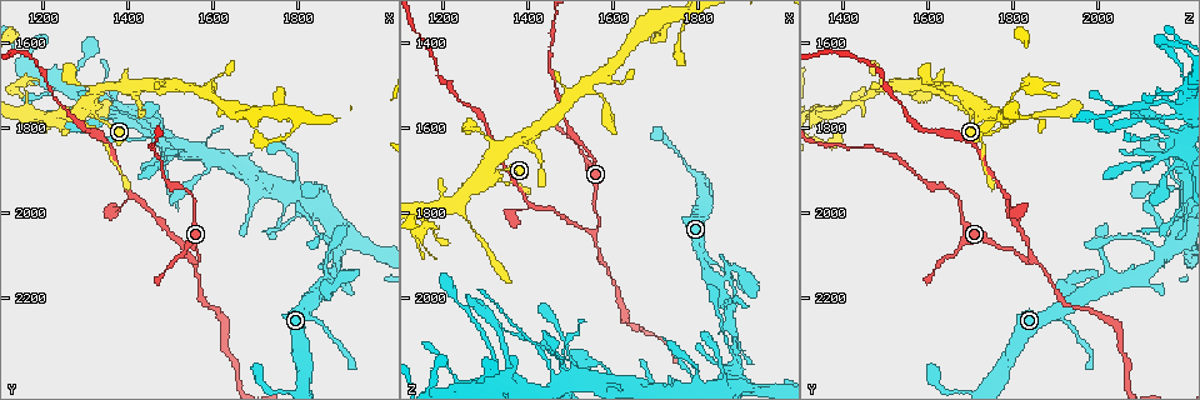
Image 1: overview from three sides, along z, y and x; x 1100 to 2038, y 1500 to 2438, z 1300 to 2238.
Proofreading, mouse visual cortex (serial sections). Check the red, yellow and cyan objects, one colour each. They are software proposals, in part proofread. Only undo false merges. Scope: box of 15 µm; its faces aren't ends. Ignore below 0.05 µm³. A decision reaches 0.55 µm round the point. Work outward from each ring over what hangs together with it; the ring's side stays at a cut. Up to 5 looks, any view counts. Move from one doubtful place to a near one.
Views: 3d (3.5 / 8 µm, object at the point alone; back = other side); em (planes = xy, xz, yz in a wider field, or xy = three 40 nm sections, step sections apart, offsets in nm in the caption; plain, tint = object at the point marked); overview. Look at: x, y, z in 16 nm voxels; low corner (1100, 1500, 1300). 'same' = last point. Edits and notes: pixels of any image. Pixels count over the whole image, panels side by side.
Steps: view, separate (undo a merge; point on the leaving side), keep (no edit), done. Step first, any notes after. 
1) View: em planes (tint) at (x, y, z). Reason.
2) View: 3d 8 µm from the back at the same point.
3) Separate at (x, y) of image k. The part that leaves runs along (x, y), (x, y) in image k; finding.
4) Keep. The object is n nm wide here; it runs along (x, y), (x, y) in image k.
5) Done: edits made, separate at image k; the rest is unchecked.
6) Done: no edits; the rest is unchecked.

View: 3d 8 µm at (1315, 1745, 1700). Abrupt turn.

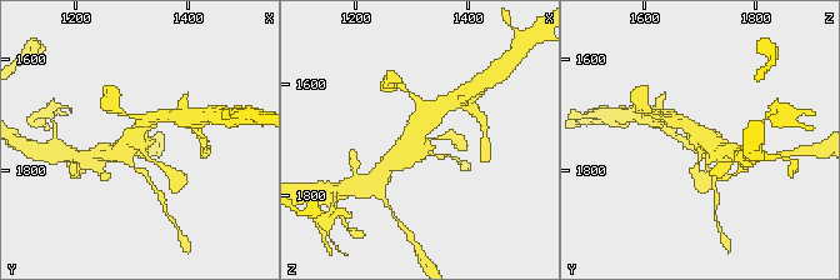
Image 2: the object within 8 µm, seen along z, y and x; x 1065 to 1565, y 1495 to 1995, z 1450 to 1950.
View: em xy step 1 (tint) at (1310, 1745, 1705). 4 arms meet here; the arms are 150, 200, 400, 500 nm wide.

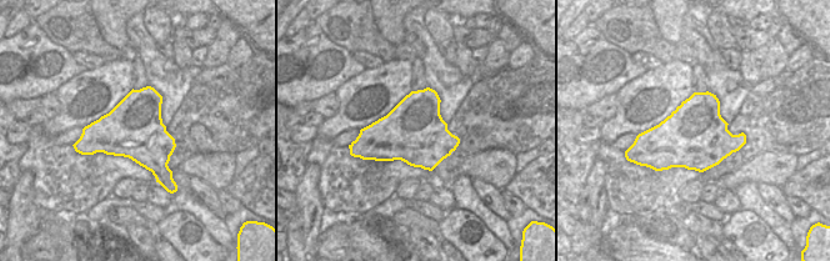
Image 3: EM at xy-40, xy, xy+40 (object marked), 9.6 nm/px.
Keep. It runs along (699, 164), (701, 139), (678, 119) in image 2; continuous, no second cell.

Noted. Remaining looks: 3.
View: 3d 3.5 µm at (1560, 2115, 1845). Two arms in line, one across.

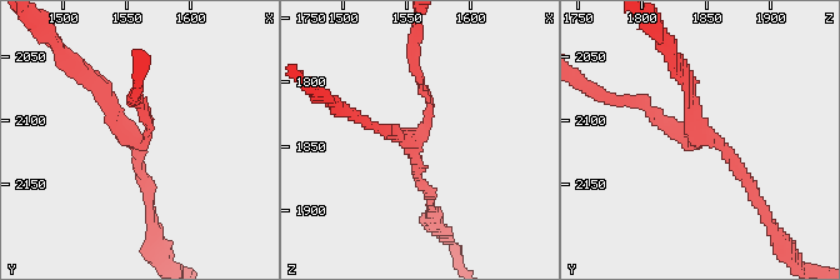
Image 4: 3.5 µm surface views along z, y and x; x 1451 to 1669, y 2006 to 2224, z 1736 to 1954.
View: em xy step 2 (tint) at (1556, 2114, 1844).

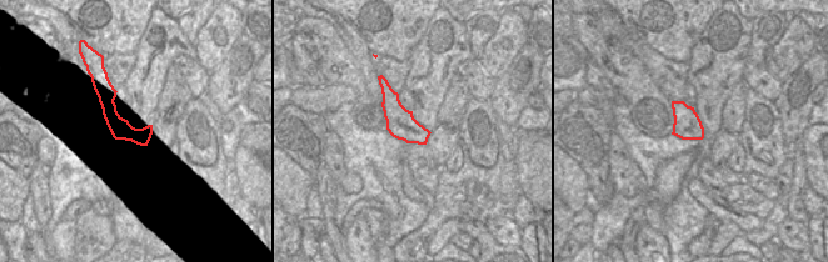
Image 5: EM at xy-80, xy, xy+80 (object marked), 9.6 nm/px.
Keep. 3 arms meet here; the arms are 150, 150, 150 nm wide; it runs along (106, 84), (110, 115), (144, 142) in image 5; all the same cell.

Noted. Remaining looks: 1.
Done: no edits; the rest is unchecked.

